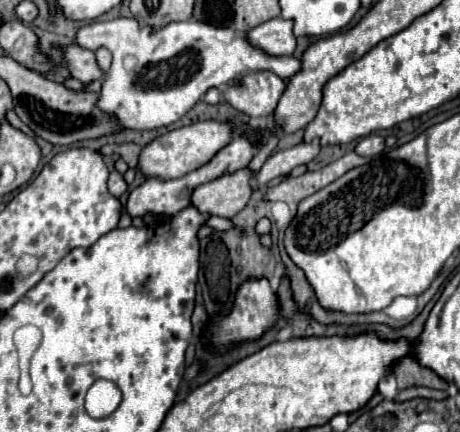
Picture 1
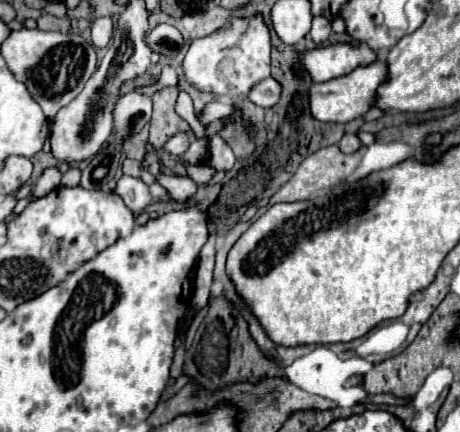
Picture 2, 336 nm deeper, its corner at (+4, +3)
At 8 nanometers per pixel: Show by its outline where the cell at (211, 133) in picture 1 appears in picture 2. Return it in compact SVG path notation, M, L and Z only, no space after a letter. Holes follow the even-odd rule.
M377 60L369 66L359 66L351 74L323 82L323 84L313 84L309 88L309 110L311 116L319 122L351 122L359 116L363 116L371 108L371 100L375 96L377 86L387 78L387 68L385 62Z

